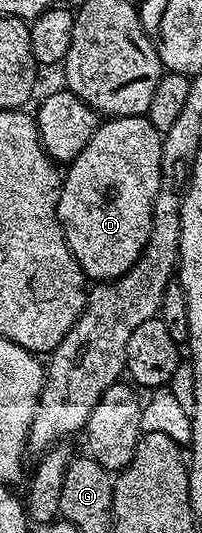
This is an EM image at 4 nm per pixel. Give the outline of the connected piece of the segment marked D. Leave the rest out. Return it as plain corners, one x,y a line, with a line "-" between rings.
144,115
106,118
98,122
95,133
91,133
91,141
83,145
81,152
64,172
57,216
69,252
75,261
79,261
90,280
108,281
127,273
147,245
153,224
155,193
159,193
161,136
162,132
155,130

